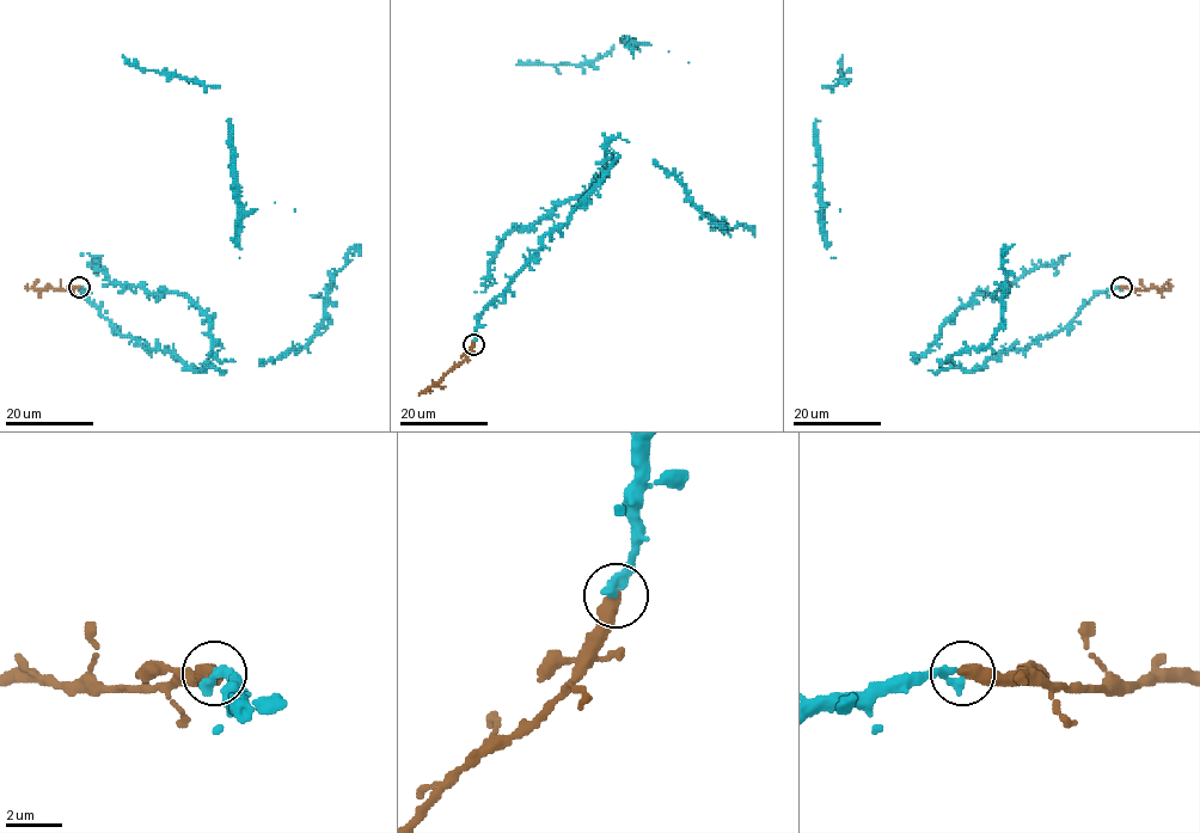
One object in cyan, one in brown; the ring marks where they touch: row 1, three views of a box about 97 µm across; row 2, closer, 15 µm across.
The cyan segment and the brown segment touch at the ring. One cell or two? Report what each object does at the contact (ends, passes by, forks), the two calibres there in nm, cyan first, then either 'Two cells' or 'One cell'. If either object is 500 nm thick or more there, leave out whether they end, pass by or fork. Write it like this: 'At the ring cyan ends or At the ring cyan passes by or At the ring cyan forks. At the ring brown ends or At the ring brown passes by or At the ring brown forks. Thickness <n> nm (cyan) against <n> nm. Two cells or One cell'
At the ring cyan ends. At the ring brown ends. Thickness 360 nm (cyan) against 480 nm. One cell

